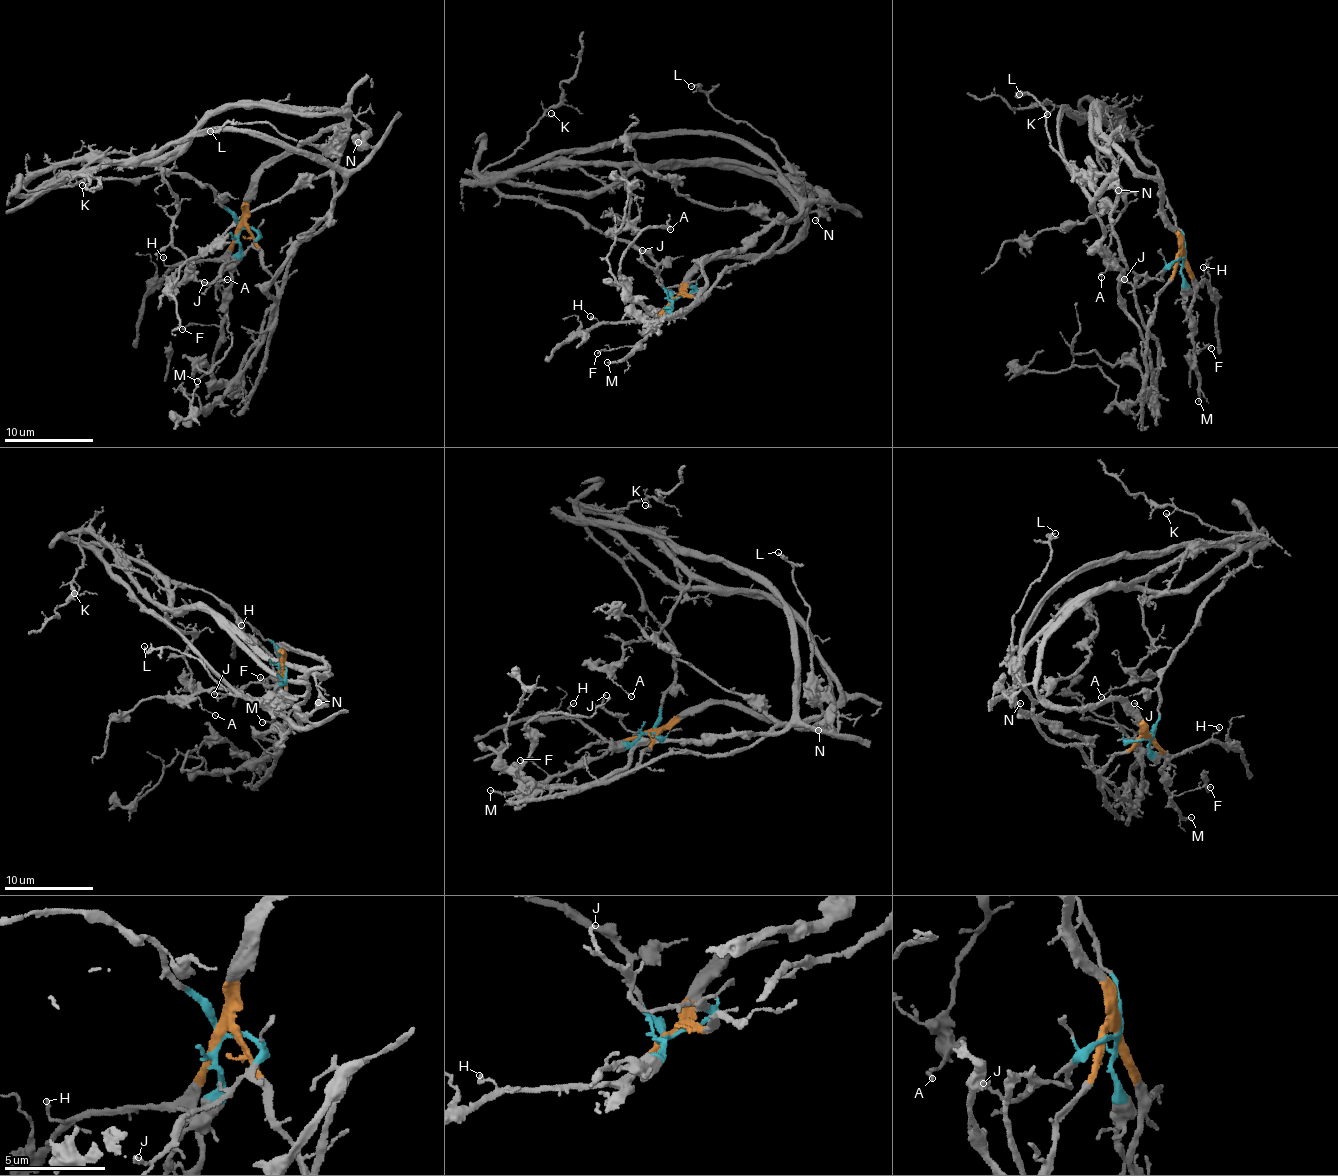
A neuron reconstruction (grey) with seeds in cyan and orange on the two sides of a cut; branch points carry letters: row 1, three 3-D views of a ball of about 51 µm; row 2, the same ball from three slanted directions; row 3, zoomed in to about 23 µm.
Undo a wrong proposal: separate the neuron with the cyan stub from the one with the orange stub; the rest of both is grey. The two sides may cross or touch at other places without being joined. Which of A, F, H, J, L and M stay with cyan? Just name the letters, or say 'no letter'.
J

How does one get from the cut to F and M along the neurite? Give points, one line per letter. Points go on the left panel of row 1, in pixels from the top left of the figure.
F: (240, 228), (230, 256), (232, 299), (227, 317), (217, 326), (193, 323), (182, 329)
M: (240, 228), (230, 256), (232, 299), (223, 325), (223, 342), (212, 366), (196, 380)

